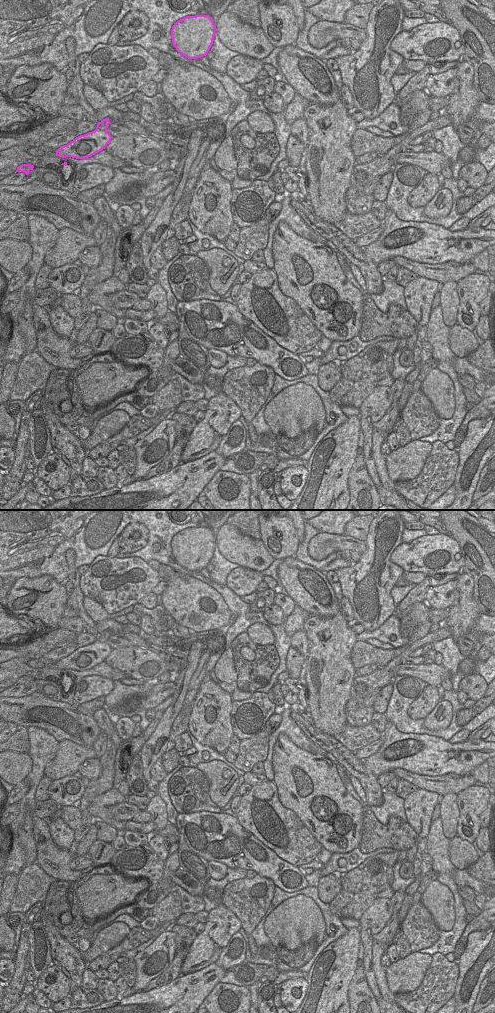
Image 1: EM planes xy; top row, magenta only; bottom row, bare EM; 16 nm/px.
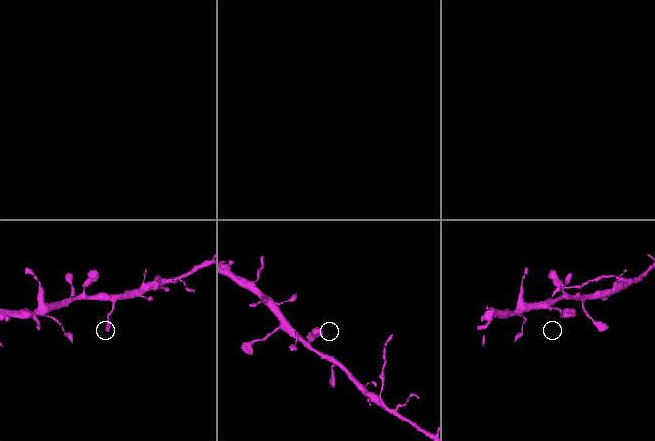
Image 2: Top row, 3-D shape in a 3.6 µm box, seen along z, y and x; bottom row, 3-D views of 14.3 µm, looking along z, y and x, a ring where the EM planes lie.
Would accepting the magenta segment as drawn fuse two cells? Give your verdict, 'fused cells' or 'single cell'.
single cell

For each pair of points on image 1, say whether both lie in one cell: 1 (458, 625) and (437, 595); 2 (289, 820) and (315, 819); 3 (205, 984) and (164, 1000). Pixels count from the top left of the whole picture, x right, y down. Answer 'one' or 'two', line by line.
1: two
2: two
3: one

